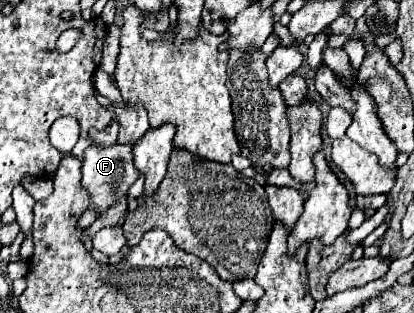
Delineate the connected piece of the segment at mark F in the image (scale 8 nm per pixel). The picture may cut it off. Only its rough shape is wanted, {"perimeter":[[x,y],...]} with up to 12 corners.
{"perimeter":[[133,144],[85,152],[81,186],[101,214],[139,178]]}

